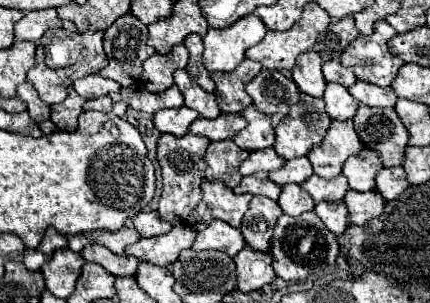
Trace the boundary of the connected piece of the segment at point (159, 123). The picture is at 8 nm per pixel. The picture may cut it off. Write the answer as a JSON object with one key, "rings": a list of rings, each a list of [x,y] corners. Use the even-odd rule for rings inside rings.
{"rings":[[[182,105],[180,109],[166,109],[166,111],[158,111],[154,115],[154,125],[162,131],[162,133],[172,133],[176,137],[182,137],[188,133],[190,123],[198,117],[196,111],[192,111],[190,107]]]}

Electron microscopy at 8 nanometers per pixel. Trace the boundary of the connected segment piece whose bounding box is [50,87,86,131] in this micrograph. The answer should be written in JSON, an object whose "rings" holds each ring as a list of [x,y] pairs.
{"rings":[[[72,87],[68,89],[68,97],[58,103],[58,105],[52,105],[52,123],[62,129],[62,131],[72,131],[78,127],[78,115],[82,113],[82,105],[86,103],[84,97],[80,97]]]}

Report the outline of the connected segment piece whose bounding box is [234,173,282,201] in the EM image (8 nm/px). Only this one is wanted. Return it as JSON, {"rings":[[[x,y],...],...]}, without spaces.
{"rings":[[[262,173],[262,175],[248,175],[248,177],[244,177],[242,183],[234,189],[234,193],[266,195],[266,197],[270,197],[270,199],[274,199],[274,201],[278,199],[280,191],[282,191],[282,187],[276,185],[276,183],[272,183],[266,173]]]}

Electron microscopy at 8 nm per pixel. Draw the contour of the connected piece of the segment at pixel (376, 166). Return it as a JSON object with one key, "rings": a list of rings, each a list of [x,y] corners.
{"rings":[[[362,149],[360,153],[352,155],[342,169],[342,175],[348,179],[350,187],[356,191],[370,191],[374,189],[374,177],[382,169],[380,157],[372,149]]]}

